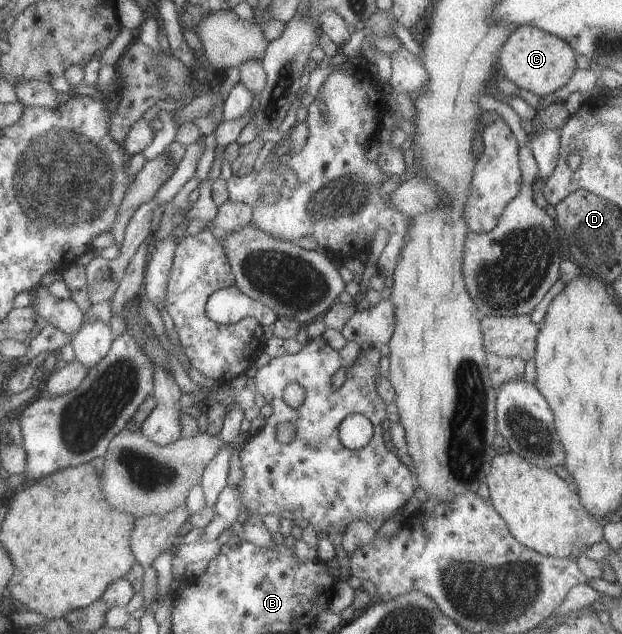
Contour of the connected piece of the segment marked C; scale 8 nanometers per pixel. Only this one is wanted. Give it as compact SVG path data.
M523 25L513 29L503 43L497 68L500 75L516 84L519 89L543 98L569 82L576 69L575 57L575 51L563 39L534 26Z

